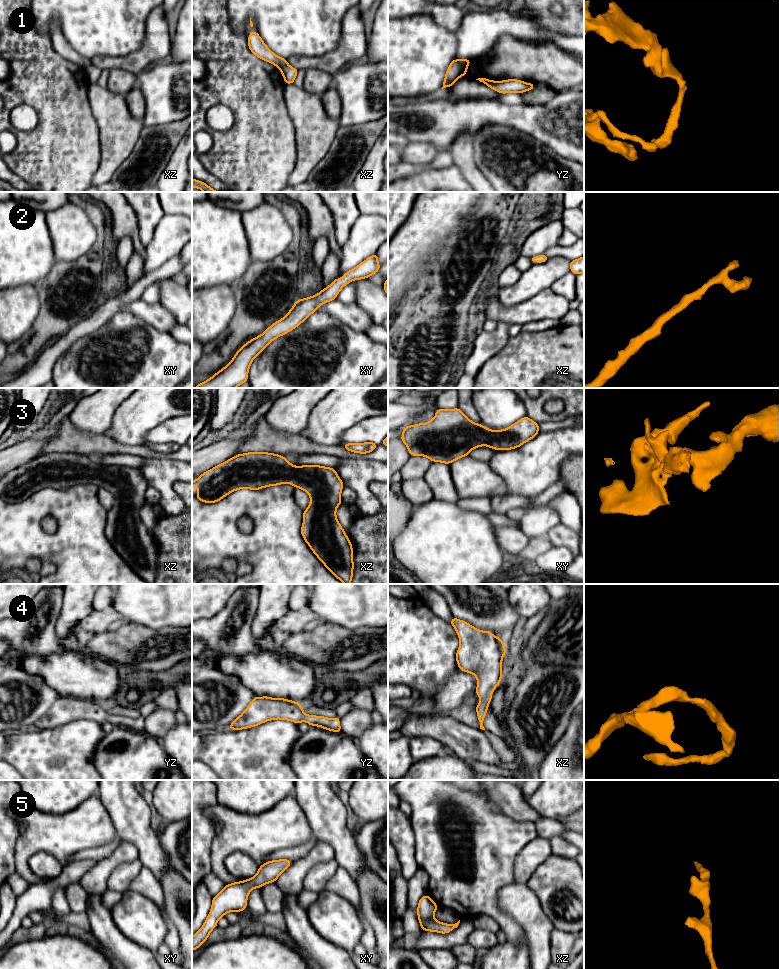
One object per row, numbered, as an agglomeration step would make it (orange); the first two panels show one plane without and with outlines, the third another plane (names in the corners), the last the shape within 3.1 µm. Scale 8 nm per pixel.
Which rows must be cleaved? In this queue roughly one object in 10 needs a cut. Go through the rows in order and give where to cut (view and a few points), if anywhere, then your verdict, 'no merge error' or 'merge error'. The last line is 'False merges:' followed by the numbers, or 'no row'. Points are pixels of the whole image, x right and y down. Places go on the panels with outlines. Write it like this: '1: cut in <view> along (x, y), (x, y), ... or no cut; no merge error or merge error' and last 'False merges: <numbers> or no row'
1: cut in yz along (457, 60), (462, 74); merge error
2: no cut; no merge error
3: no cut; no merge error
4: no cut; no merge error
5: no cut; no merge error
False merges: 1

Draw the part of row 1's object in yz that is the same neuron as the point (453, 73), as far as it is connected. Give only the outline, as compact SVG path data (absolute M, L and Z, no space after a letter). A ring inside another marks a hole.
M455 58L449 64L449 67L446 71L442 89L446 87L451 87L461 76L462 74L459 67L459 62Z

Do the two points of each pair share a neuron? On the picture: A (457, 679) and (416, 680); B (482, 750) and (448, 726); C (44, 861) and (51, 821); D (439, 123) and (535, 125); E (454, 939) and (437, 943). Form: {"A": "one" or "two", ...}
{"A": "two", "B": "one", "C": "two", "D": "one", "E": "one"}

